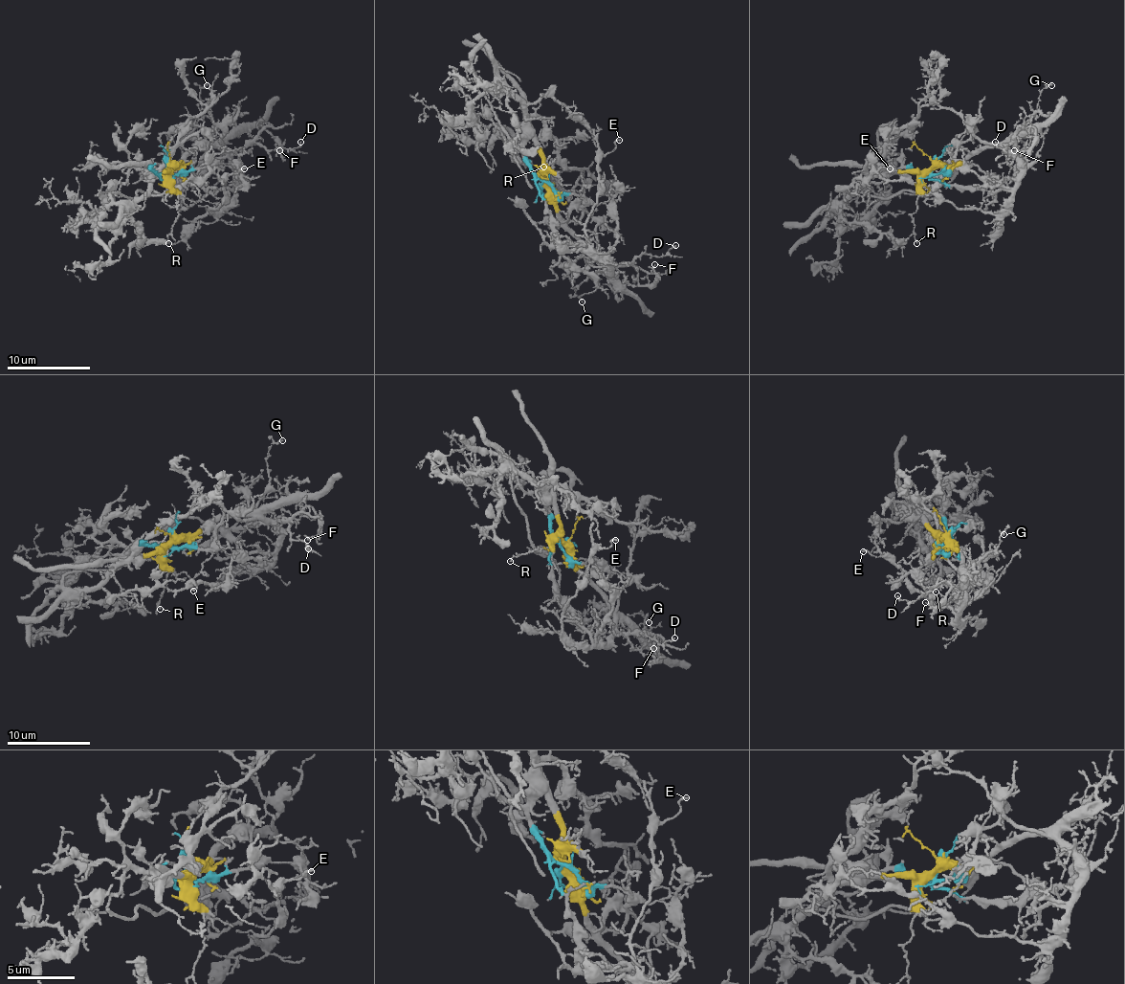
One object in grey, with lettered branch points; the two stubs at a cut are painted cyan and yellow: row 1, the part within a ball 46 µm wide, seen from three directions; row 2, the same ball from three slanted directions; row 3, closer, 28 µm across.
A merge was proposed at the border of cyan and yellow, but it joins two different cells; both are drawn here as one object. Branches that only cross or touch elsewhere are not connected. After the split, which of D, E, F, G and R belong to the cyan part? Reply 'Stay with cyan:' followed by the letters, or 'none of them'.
Stay with cyan: none of them

